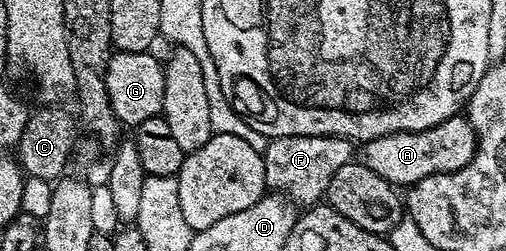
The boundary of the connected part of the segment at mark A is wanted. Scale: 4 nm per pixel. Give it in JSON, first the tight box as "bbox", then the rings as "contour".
{"bbox":[357,114,476,189],"contour":[[[457,114],[424,131],[402,131],[368,139],[360,146],[363,147],[360,151],[358,148],[357,162],[377,173],[377,177],[385,177],[392,187],[406,189],[430,175],[453,173],[469,165],[475,155],[476,138],[470,121]]]}

